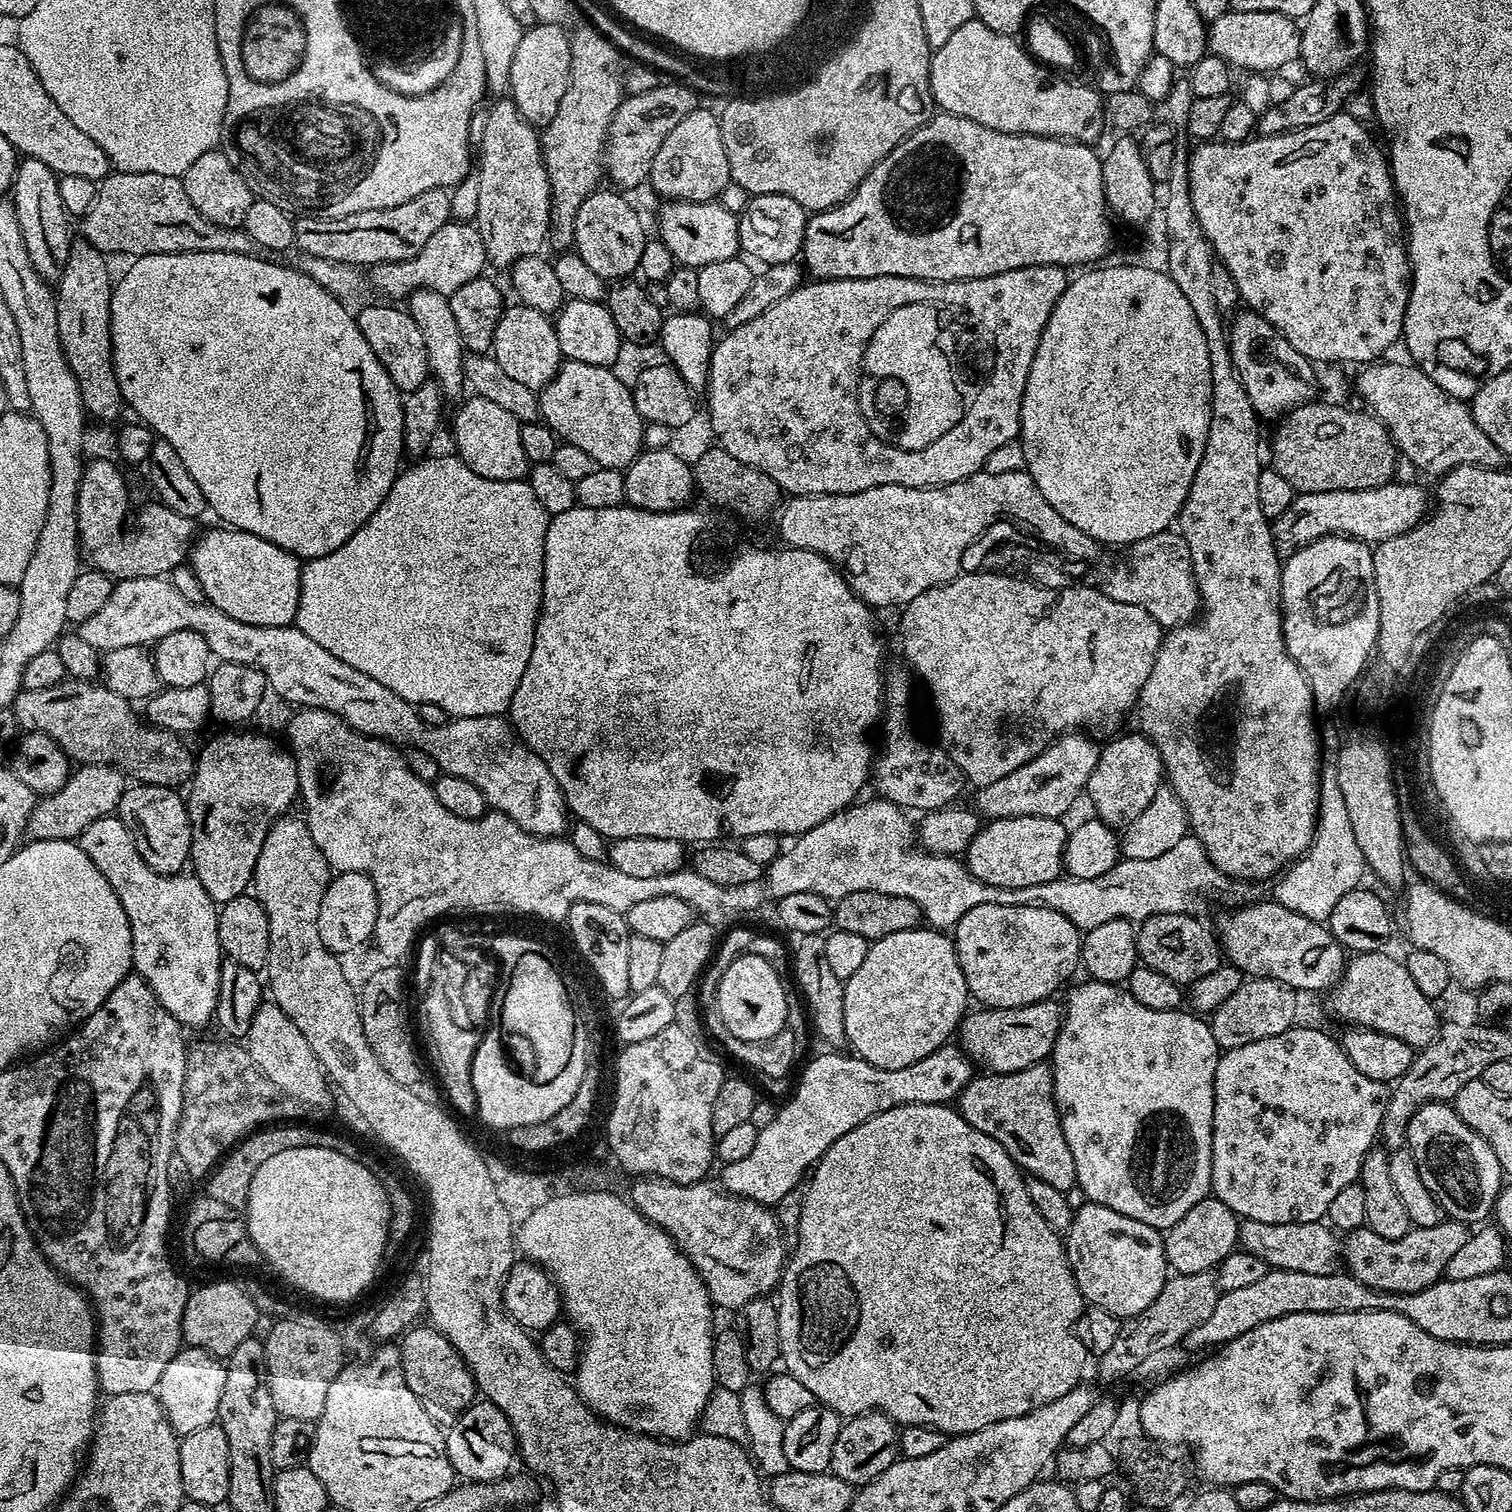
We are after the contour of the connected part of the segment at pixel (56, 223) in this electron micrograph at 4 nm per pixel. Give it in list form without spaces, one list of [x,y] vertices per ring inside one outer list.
[[[24,156],[20,165],[16,167],[16,177],[10,189],[10,202],[18,214],[18,226],[22,226],[22,238],[26,241],[26,250],[30,254],[30,260],[34,262],[34,270],[38,270],[40,277],[46,281],[59,281],[62,270],[66,266],[68,245],[74,239],[73,233],[68,233],[70,217],[66,206],[62,206],[60,177],[54,170],[50,170],[50,166],[46,166],[46,162],[38,162],[38,158]]]

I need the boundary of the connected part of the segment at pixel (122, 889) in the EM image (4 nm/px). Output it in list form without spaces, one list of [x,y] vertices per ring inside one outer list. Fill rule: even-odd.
[[[116,814],[90,822],[78,843],[122,902],[132,927],[135,975],[148,983],[162,1007],[185,1029],[211,1025],[218,1006],[222,953],[216,921],[218,908],[202,882],[195,874],[165,874],[146,866],[130,830]]]

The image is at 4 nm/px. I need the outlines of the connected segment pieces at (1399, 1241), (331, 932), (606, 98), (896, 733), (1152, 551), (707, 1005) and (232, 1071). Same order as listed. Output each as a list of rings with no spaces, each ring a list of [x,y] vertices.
[[[1451,1218],[1441,1220],[1438,1226],[1409,1228],[1402,1238],[1382,1238],[1367,1226],[1349,1231],[1342,1240],[1343,1267],[1358,1282],[1379,1292],[1414,1294],[1426,1290],[1444,1276],[1446,1262],[1464,1245],[1470,1234],[1469,1225],[1460,1224]]]
[[[361,872],[337,873],[329,881],[319,904],[318,930],[322,944],[337,956],[358,949],[375,935],[377,916],[377,890],[373,880]]]
[[[583,22],[570,32],[570,74],[566,94],[562,94],[562,102],[558,105],[558,114],[550,118],[550,122],[539,133],[540,153],[546,166],[546,174],[550,182],[552,205],[548,218],[547,239],[556,250],[564,250],[573,243],[574,218],[578,218],[578,206],[582,206],[584,199],[591,192],[597,191],[602,172],[602,161],[605,159],[605,140],[608,137],[608,128],[626,93],[622,83],[621,73],[615,72],[612,67],[616,64],[618,48],[592,24]]]
[[[907,667],[887,669],[883,677],[882,729],[884,737],[878,740],[878,751],[874,756],[874,784],[883,799],[905,810],[917,808],[917,813],[933,812],[936,808],[947,808],[963,788],[966,788],[964,774],[944,753],[939,743],[927,744],[912,729],[908,717],[908,703],[912,700],[912,680]]]
[[[1179,531],[1159,532],[1150,538],[1127,545],[1121,568],[1104,576],[1102,591],[1114,602],[1130,602],[1142,606],[1156,621],[1161,629],[1171,630],[1182,624],[1190,624],[1197,619],[1202,605],[1199,601],[1199,588],[1196,575],[1192,573],[1192,555],[1188,543]]]
[[[732,928],[728,933],[723,933],[722,939],[716,945],[716,951],[704,970],[704,975],[700,977],[698,984],[698,997],[700,1010],[702,1013],[703,1027],[708,1027],[712,1031],[712,1036],[733,1056],[736,1060],[741,1060],[744,1064],[749,1064],[756,1072],[761,1072],[764,1076],[769,1076],[772,1080],[780,1080],[783,1076],[788,1076],[792,1072],[792,1067],[796,1064],[796,1032],[792,1026],[786,1026],[778,1035],[769,1040],[747,1040],[738,1038],[738,1034],[730,1034],[726,1030],[726,1022],[722,1022],[722,1010],[718,1010],[718,994],[716,987],[722,978],[722,974],[730,967],[730,962],[734,962],[740,956],[767,956],[774,958],[777,965],[783,966],[789,963],[790,952],[784,949],[784,944],[780,940],[775,940],[772,936],[767,936],[764,932],[755,932],[752,928]]]
[[[228,1043],[232,1044],[206,1044],[198,1060],[188,1061],[184,1109],[176,1125],[174,1152],[192,1176],[207,1177],[225,1153],[245,1136],[285,1118],[292,1122],[305,1119],[305,1106],[264,1076],[243,1043]]]

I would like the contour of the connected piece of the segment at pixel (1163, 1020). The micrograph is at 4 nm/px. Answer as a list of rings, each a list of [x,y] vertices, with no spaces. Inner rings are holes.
[[[1085,979],[1085,984],[1077,988],[1069,987],[1068,1001],[1062,1004],[1062,1019],[1058,1038],[1054,1042],[1054,1050],[1050,1057],[1052,1085],[1056,1108],[1060,1112],[1062,1134],[1066,1134],[1066,1146],[1070,1146],[1070,1154],[1074,1154],[1076,1182],[1086,1190],[1089,1201],[1101,1204],[1110,1210],[1118,1210],[1118,1214],[1126,1214],[1126,1218],[1134,1218],[1138,1222],[1146,1222],[1146,1226],[1167,1230],[1186,1214],[1198,1202],[1202,1202],[1212,1186],[1212,1123],[1214,1122],[1214,1070],[1218,1066],[1222,1049],[1214,1042],[1211,1023],[1207,1019],[1199,1020],[1199,1015],[1177,1010],[1150,1010],[1150,1006],[1142,1006],[1138,998],[1134,998],[1123,987],[1115,984],[1103,984],[1100,980]]]

